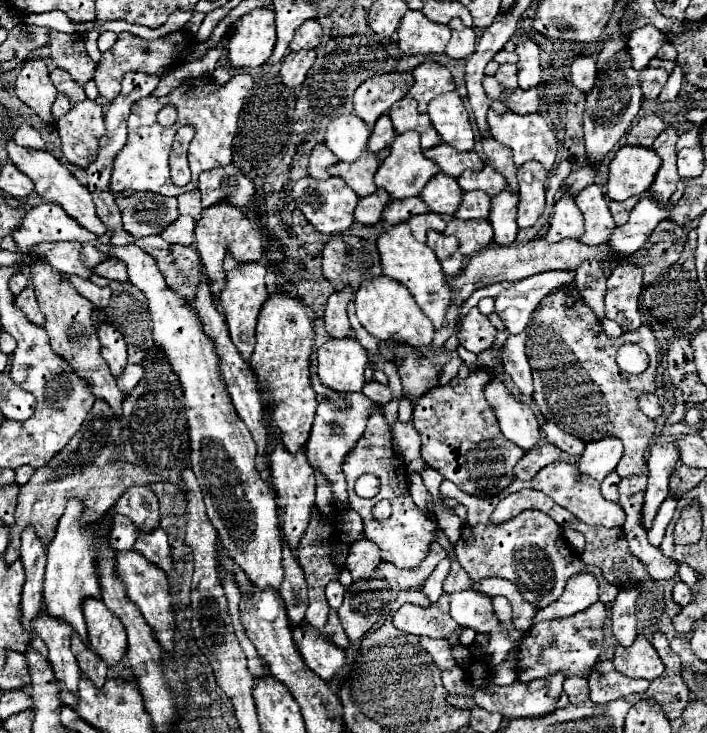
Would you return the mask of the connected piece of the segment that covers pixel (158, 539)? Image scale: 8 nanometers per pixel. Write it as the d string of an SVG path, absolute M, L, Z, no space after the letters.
M153 528L153 530L141 530L135 542L135 550L145 554L145 558L149 558L149 562L161 566L161 570L169 572L171 570L171 552L169 552L169 542L167 542L167 534L163 532L163 528Z

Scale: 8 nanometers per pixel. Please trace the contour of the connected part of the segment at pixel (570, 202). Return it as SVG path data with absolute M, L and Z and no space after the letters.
M561 194L555 202L555 214L553 222L547 230L545 240L557 242L561 238L575 238L579 240L583 234L583 216L575 204L575 198L571 194Z

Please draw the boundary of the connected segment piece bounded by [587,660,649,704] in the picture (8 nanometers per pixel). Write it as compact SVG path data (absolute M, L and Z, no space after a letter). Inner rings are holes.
M599 660L587 680L591 688L591 700L597 704L605 704L611 702L613 698L645 692L649 686L647 680L629 678L619 670L615 670L611 660Z

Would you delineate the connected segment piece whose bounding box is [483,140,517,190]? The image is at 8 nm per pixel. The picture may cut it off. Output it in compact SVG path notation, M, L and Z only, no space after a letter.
M485 140L483 142L483 150L487 154L487 164L495 168L495 172L499 172L501 176L505 176L507 184L511 190L517 190L517 180L515 180L515 172L517 172L517 166L513 164L513 158L511 158L511 150L495 140Z

